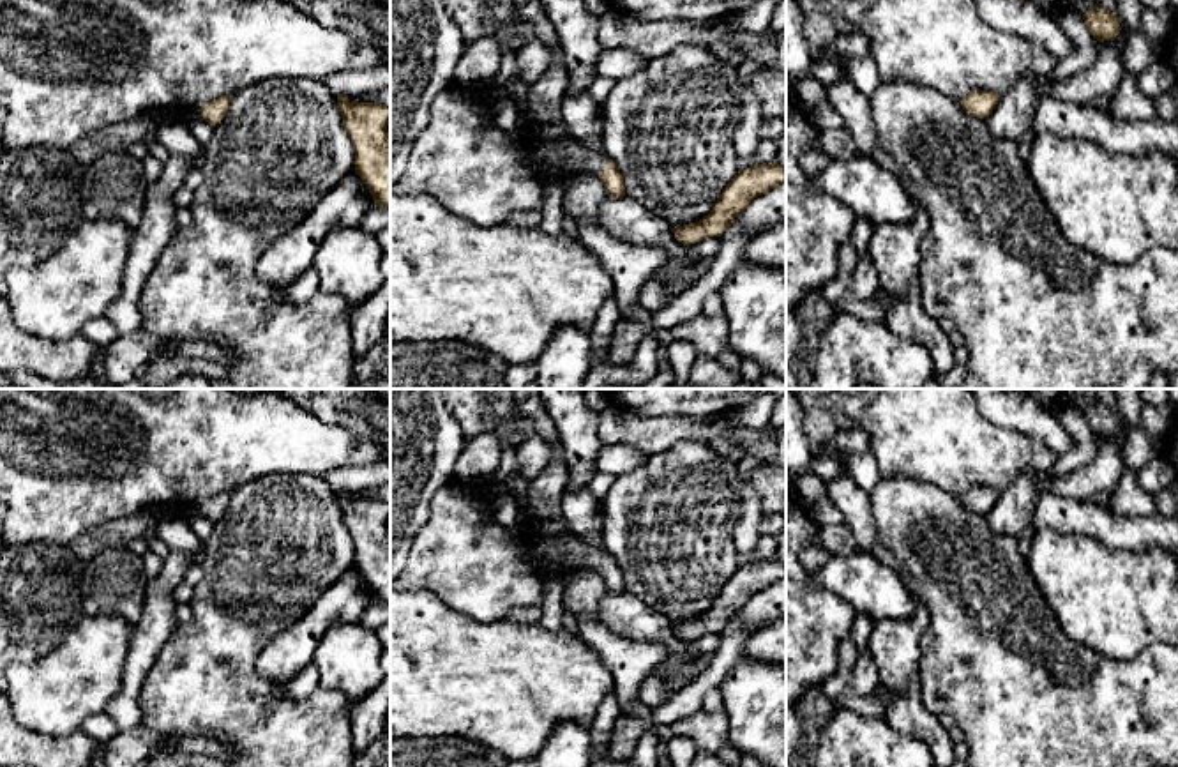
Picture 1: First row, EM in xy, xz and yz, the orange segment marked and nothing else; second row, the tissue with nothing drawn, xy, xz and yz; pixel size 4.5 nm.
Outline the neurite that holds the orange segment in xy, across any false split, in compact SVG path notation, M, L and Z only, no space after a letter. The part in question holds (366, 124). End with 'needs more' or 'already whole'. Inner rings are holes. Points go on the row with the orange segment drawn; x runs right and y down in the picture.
M337 95L343 125L353 143L355 173L374 203L390 209L390 108L373 103L348 103Z; already whole

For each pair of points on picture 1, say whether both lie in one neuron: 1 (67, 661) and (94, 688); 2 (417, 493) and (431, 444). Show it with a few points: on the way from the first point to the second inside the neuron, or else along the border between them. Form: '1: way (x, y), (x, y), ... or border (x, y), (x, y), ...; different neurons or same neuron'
1: way (75, 668), (87, 683); same neuron
2: way (417, 481), (419, 456); same neuron

